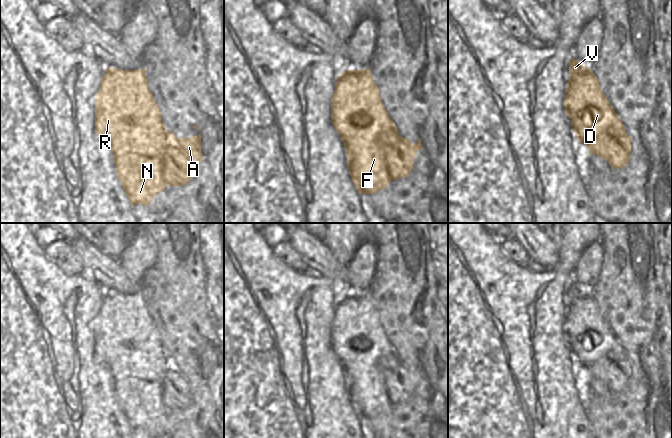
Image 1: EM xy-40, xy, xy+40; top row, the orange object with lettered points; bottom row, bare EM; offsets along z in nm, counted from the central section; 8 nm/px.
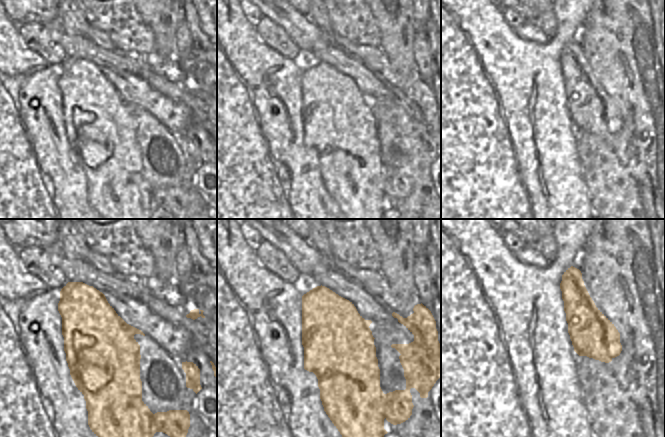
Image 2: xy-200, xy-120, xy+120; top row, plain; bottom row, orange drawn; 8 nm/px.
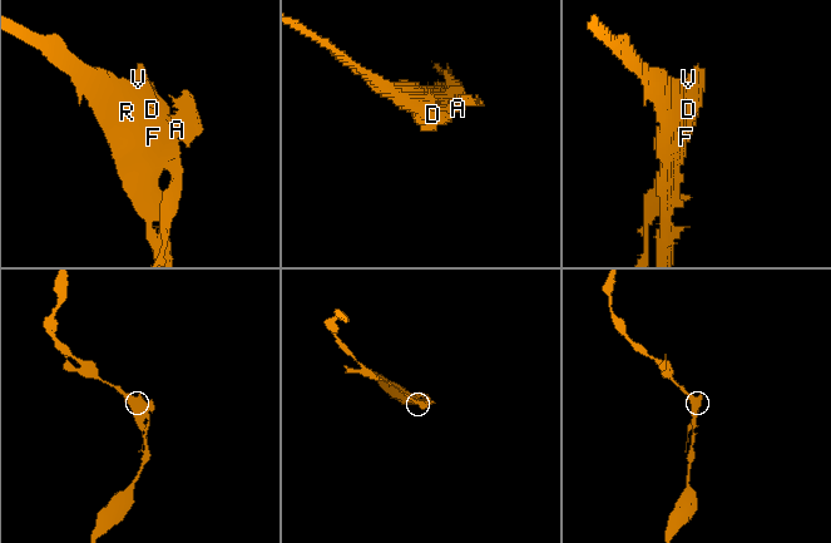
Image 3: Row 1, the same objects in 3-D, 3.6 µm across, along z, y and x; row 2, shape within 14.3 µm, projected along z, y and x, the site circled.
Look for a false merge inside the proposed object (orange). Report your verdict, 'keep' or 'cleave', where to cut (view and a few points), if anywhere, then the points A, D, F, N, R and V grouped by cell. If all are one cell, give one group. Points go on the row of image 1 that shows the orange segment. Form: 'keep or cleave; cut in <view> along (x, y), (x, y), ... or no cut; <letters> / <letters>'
cleave; cut in xy-40 along (168, 131), (151, 137), (164, 149), (166, 183); A / D F N R V

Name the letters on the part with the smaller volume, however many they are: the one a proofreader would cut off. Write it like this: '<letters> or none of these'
A

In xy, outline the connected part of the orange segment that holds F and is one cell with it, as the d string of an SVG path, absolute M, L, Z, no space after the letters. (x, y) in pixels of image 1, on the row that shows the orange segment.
M346 70L339 75L331 99L331 121L341 137L347 155L347 167L358 193L374 194L386 188L391 177L382 144L375 137L384 132L397 132L379 95L379 89L369 71Z

